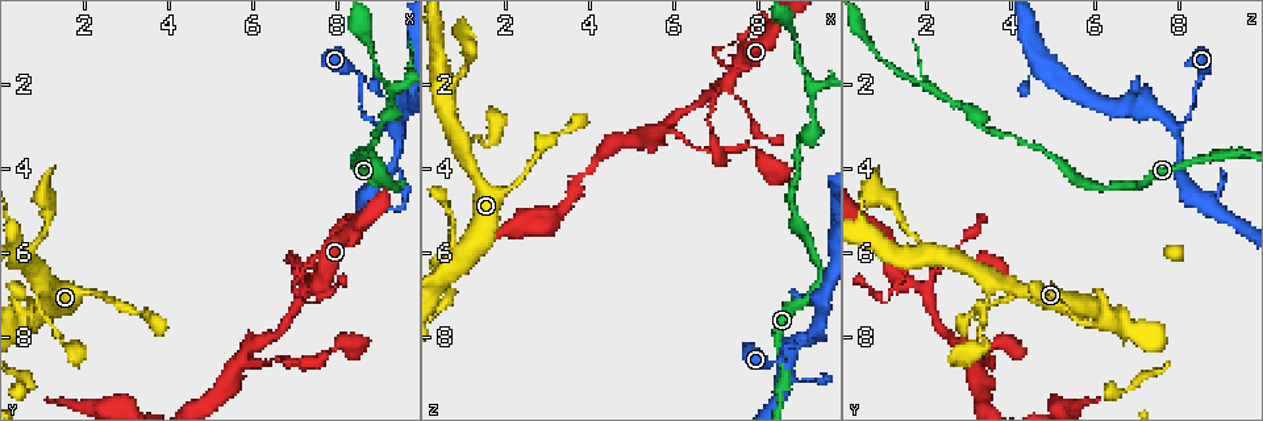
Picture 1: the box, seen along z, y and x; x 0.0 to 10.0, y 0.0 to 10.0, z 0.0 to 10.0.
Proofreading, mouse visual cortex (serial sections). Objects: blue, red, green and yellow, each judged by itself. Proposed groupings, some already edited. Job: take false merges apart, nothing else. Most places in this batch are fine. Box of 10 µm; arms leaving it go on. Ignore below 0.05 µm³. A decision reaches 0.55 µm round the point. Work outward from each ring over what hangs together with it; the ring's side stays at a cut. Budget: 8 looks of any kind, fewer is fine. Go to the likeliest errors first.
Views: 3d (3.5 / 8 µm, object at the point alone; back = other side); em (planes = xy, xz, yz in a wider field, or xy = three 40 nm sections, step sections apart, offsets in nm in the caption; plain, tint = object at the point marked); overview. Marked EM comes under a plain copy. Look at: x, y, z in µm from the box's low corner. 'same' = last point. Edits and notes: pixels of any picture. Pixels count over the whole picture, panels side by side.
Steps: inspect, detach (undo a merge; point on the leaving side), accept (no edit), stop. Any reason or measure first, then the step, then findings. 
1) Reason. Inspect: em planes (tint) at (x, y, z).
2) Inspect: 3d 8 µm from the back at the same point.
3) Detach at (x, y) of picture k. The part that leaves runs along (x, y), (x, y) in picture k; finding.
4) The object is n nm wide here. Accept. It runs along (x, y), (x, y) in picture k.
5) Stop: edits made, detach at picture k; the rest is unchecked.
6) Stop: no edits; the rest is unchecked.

Thin arm on a thick one. Inspect: 3d 3.5 µm at (9.35, 3.10, 7.90).

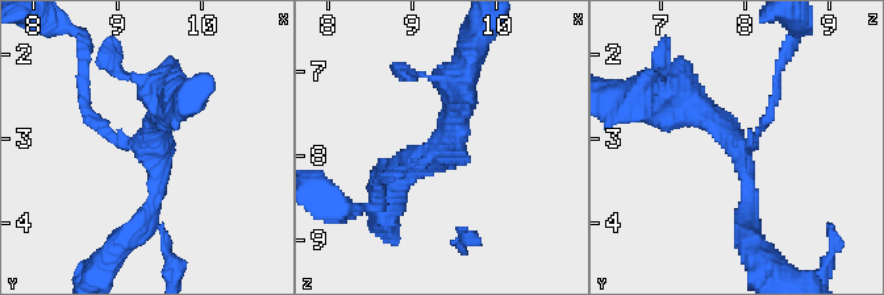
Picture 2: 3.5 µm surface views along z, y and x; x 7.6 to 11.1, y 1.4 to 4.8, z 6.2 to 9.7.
3 arms meet here; the arms are 150, 200, 350 nm wide; now the EM. Inspect: em xy step 3 (tint) at (9.30, 3.05, 7.95).

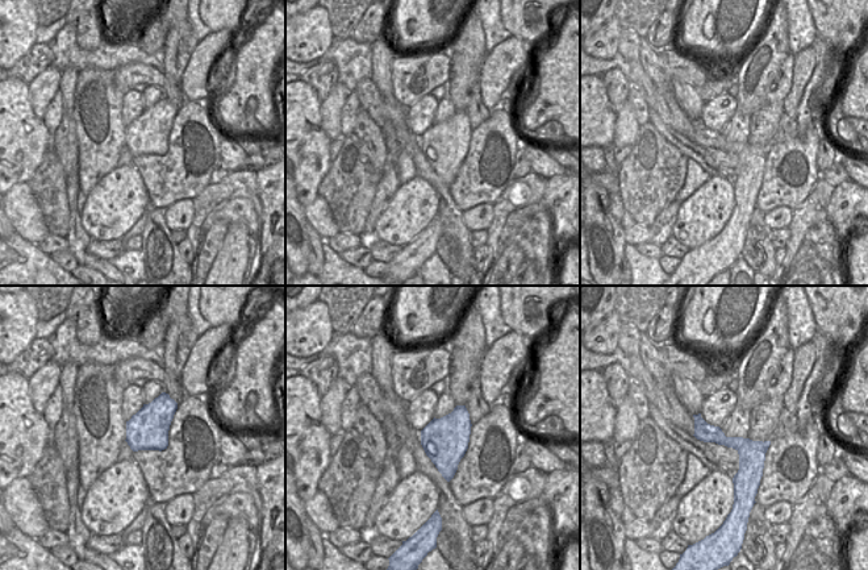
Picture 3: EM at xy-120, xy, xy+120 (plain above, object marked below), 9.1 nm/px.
The object is 420 nm wide here. Accept. It runs along (697, 417), (751, 458), (751, 483) in picture 3; continuous, no second cell.

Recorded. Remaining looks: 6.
Side arm on a straight run. Inspect: 3d 3.5 µm at (9.25, 2.05, 2.05).

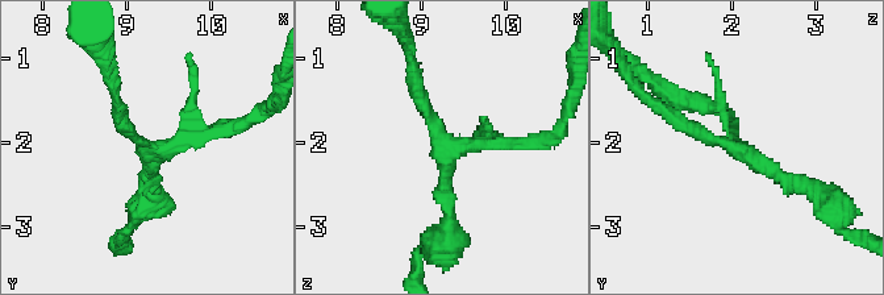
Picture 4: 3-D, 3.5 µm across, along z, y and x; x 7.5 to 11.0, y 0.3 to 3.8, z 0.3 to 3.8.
3 arms meet here; the arms are 150, 200, 200 nm wide; need the tissue. Inspect: em planes (tint) at (9.30, 2.05, 2.10).

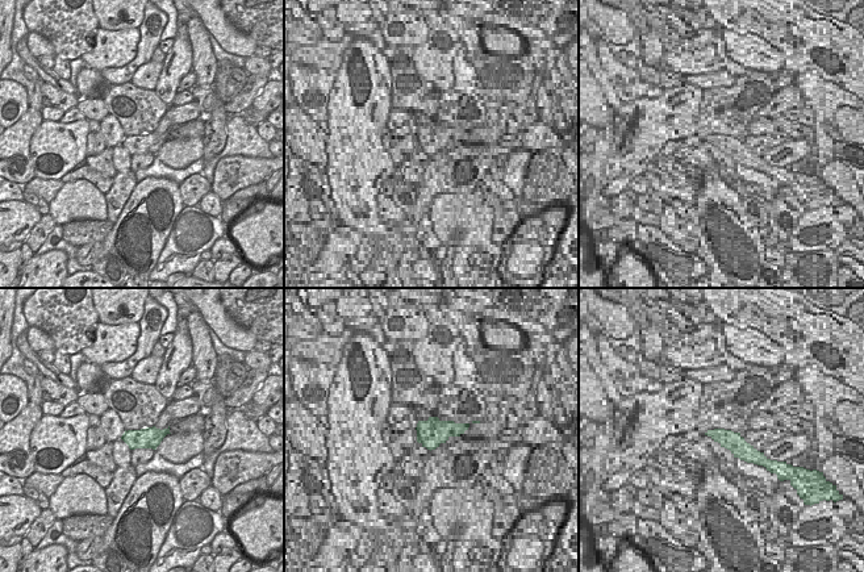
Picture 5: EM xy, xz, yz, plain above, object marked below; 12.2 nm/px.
The object is 260 nm wide here. Accept. It runs along (814, 191), (674, 117) in picture 4; continuous, no second cell.

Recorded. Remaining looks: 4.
Four-way junction. Inspect: 3d 3.5 µm from the back at (7.25, 6.90, 1.95).

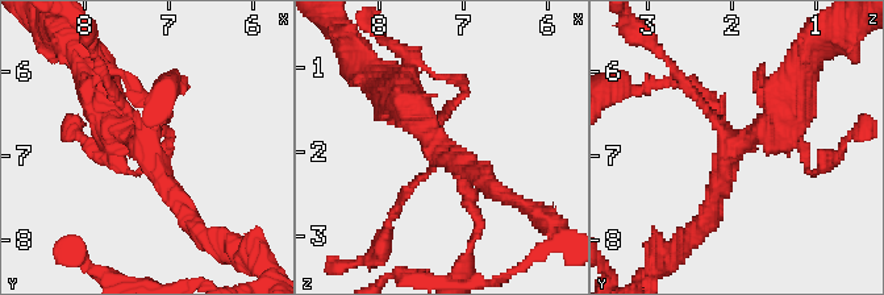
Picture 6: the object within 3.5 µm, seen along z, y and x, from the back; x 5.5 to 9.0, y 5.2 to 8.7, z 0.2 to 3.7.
Shape alone is not enough. Inspect: em xy step 2 (tint) at (7.25, 6.90, 2.00).

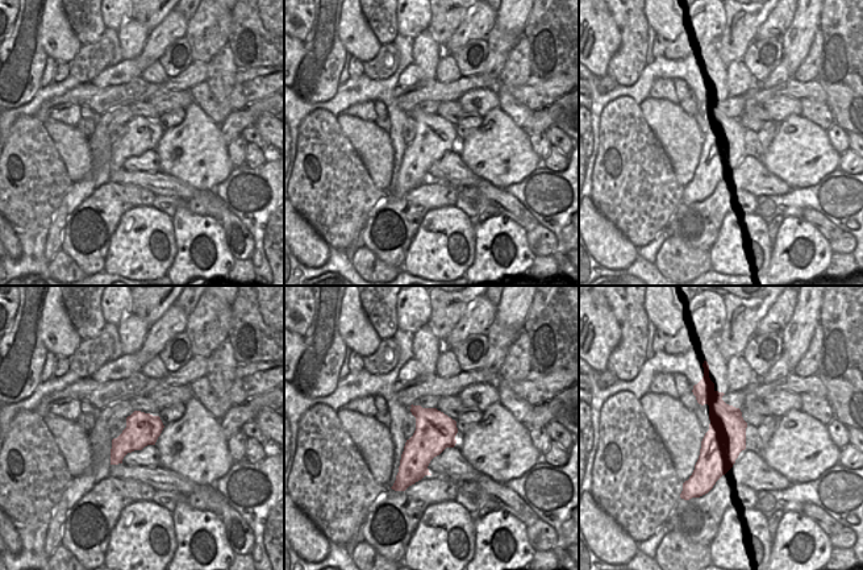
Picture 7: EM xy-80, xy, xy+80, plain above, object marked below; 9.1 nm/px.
Inspect: em xy step 1 (tint) at the same point.

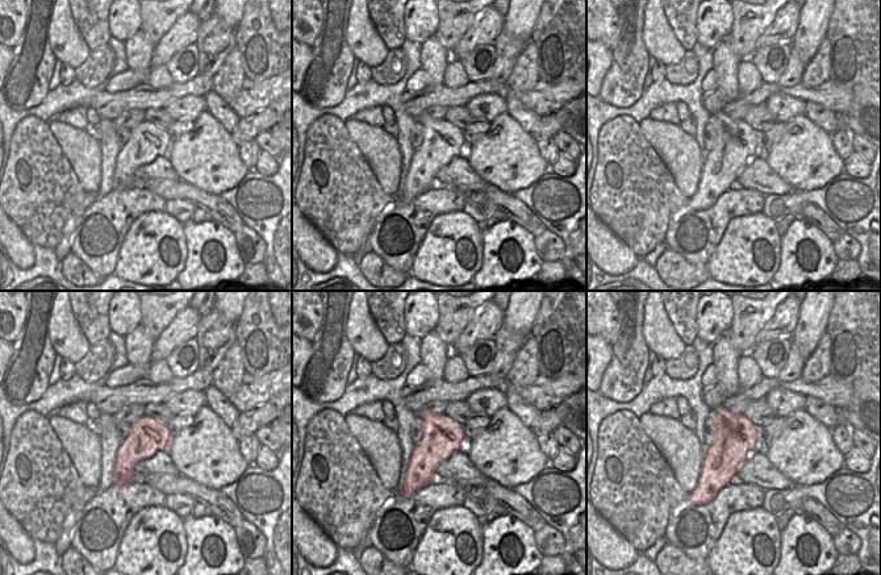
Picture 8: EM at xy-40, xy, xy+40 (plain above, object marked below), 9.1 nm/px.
The arms are 100, 150, 250, 450 nm wide. Accept. It runs along (100, 106), (153, 154), (190, 219) in picture 6; one cell here.

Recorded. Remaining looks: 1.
Stop: no edits; the rest is unchecked.

